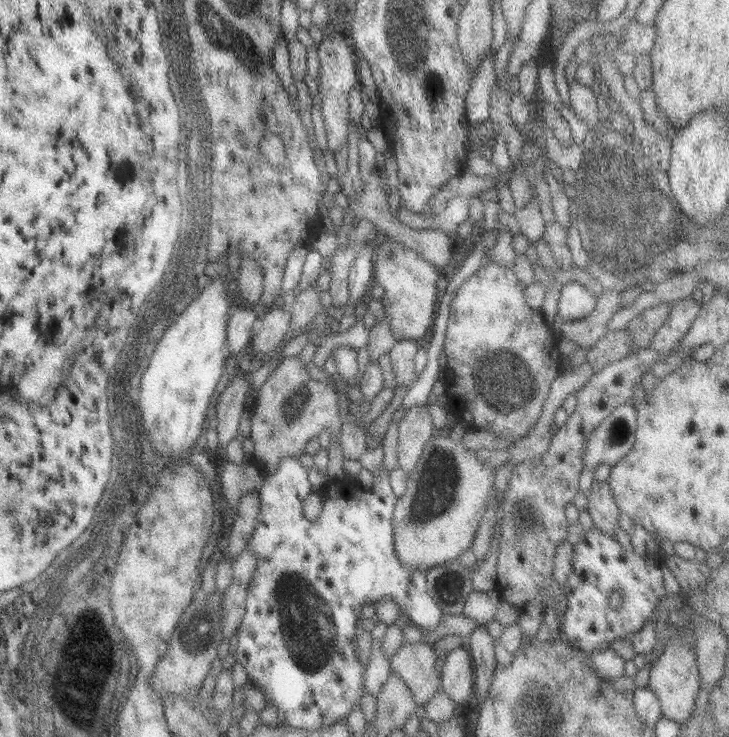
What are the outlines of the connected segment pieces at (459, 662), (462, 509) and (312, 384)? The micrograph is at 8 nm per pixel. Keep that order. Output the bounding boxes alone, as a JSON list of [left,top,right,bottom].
[[440,648,474,713],[391,435,493,572],[249,356,342,474]]

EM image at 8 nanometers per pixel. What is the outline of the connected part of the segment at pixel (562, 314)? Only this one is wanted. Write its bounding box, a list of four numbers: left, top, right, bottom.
[556,282,596,321]

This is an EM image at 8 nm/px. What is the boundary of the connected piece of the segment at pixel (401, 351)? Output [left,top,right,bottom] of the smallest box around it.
[388,340,416,388]

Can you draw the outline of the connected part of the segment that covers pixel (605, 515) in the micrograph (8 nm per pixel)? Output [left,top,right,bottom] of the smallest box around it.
[587,481,620,537]

